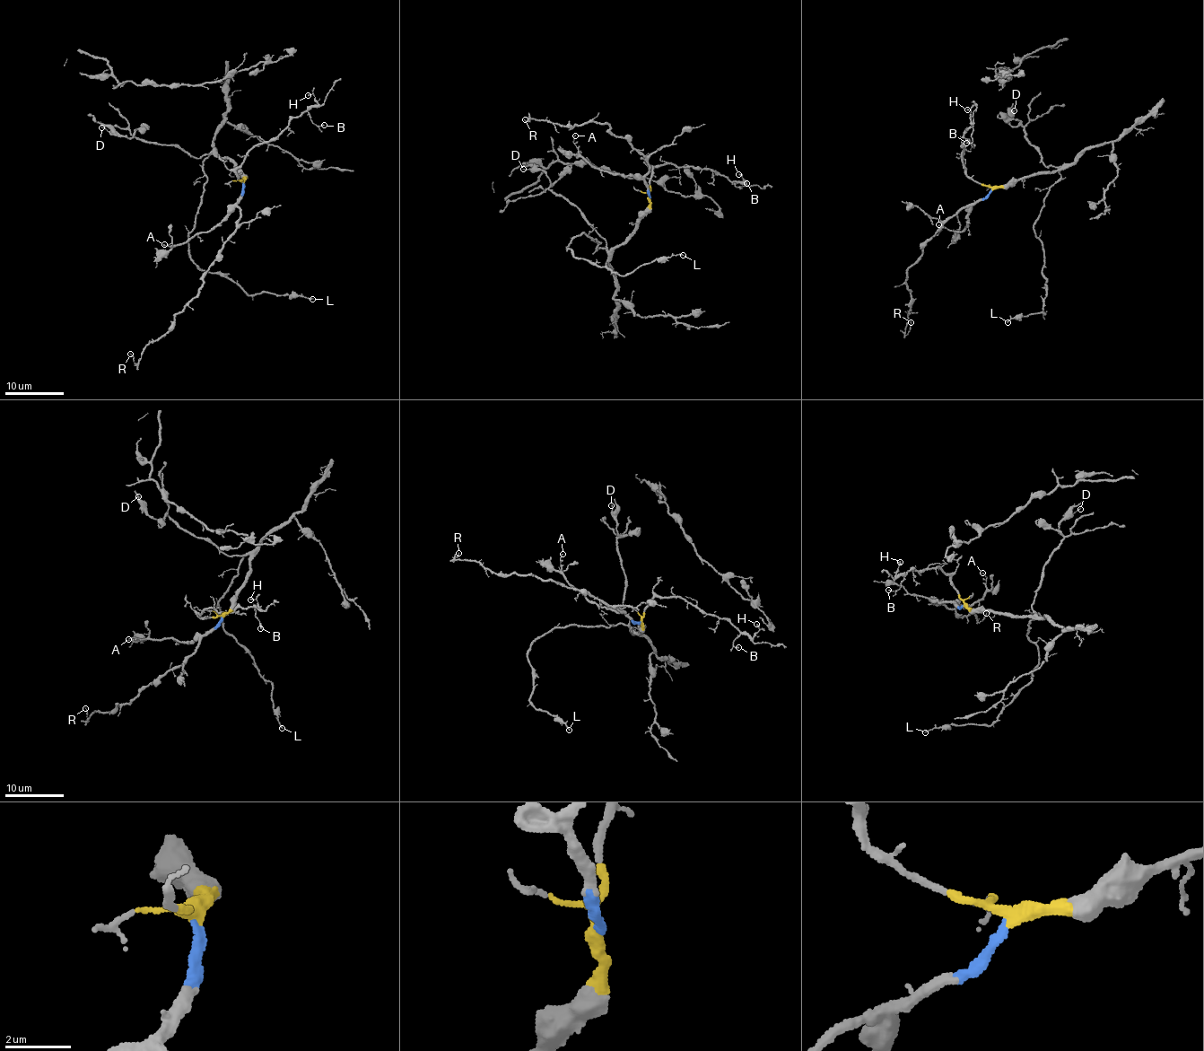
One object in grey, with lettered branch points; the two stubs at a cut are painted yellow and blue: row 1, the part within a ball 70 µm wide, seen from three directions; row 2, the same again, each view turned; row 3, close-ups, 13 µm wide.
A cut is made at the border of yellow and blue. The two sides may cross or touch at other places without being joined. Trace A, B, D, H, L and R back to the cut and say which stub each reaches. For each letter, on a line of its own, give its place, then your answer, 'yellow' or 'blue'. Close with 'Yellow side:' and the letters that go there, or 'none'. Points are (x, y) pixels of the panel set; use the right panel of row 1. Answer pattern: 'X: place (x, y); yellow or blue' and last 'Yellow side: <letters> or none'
A: place (938, 224); blue
B: place (966, 143); yellow
D: place (1014, 110); yellow
H: place (967, 109); yellow
L: place (1007, 322); yellow
R: place (911, 322); blue
Yellow side: B, D, H, L

